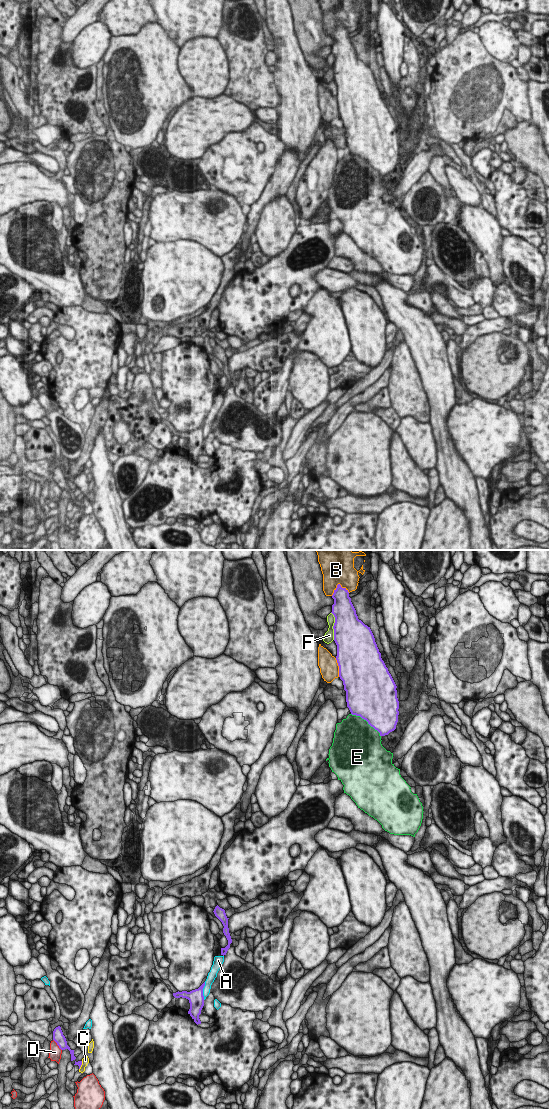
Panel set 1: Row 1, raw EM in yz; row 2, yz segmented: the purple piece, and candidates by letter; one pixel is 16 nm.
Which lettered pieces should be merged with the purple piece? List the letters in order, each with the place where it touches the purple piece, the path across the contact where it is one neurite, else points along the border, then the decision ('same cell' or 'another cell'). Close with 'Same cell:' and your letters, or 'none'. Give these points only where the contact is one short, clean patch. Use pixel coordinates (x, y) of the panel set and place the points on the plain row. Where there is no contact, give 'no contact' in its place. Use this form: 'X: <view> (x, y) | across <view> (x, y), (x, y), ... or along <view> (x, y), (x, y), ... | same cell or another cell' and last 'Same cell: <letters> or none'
A: yz (202, 431) | another cell
B: yz (338, 24) | another cell
C: yz (81, 504) | along yz (82, 501), (79, 509) | another cell
D: yz (57, 484) | another cell
E: yz (367, 161) | another cell
F: yz (333, 66) | another cell
Same cell: none

